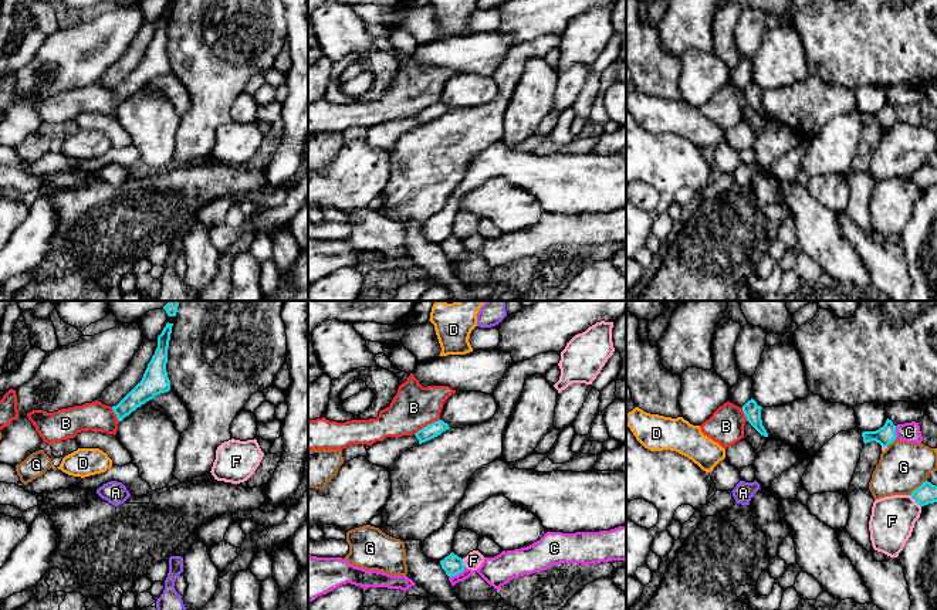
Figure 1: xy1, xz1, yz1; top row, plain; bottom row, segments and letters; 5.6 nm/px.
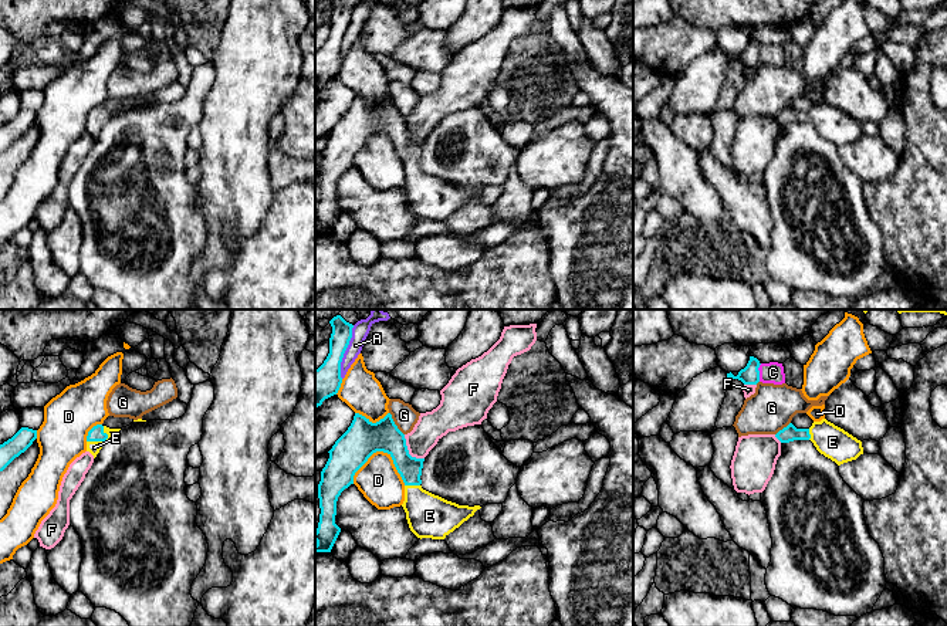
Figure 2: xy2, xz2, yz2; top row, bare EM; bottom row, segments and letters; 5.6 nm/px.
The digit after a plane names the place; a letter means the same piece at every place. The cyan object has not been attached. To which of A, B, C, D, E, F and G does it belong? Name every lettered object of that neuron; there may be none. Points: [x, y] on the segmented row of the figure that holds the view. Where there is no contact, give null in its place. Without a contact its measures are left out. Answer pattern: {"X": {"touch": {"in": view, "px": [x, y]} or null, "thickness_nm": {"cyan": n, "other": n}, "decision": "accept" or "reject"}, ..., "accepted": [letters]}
{"A": {"touch": {"in": "xz2", "px": [344, 352]}, "thickness_nm": {"cyan": 190, "other": 90}, "decision": "reject"}, "B": {"touch": {"in": "xz1", "px": [428, 424]}, "thickness_nm": {"cyan": 80, "other": 240}, "decision": "reject"}, "C": {"touch": {"in": "xz1", "px": [457, 573]}, "thickness_nm": {"cyan": 120, "other": 170}, "decision": "reject"}, "D": {"touch": {"in": "xz2", "px": [381, 450]}, "thickness_nm": {"cyan": 200, "other": 240}, "decision": "reject"}, "E": {"touch": {"in": "xy2", "px": [102, 440]}, "thickness_nm": {"cyan": 80, "other": 70}, "decision": "accept"}, "F": {"touch": {"in": "xz2", "px": [408, 452]}, "thickness_nm": {"cyan": 190, "other": 160}, "decision": "reject"}, "G": {"touch": {"in": "xz2", "px": [393, 423]}, "thickness_nm": {"cyan": 200, "other": 140}, "decision": "reject"}, "accepted": ["E"]}

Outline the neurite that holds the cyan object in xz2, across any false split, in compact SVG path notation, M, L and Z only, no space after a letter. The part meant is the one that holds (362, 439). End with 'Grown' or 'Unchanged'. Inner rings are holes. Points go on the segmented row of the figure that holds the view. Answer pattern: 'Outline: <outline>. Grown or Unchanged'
Outline: M355 413L348 430L328 451L329 458L321 471L318 484L321 514L315 531L315 552L331 552L341 532L335 524L338 497L354 484L355 473L376 451L392 457L405 483L402 507L409 528L417 538L444 539L481 508L459 505L422 488L425 458L409 454L405 434L398 429L390 413L376 423Z. Grown

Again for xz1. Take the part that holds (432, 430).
Outline: M437 420L432 424L427 424L422 430L419 430L415 436L419 440L419 444L426 443L437 436L440 436L443 431L449 430L449 424L443 420Z. Unchanged

